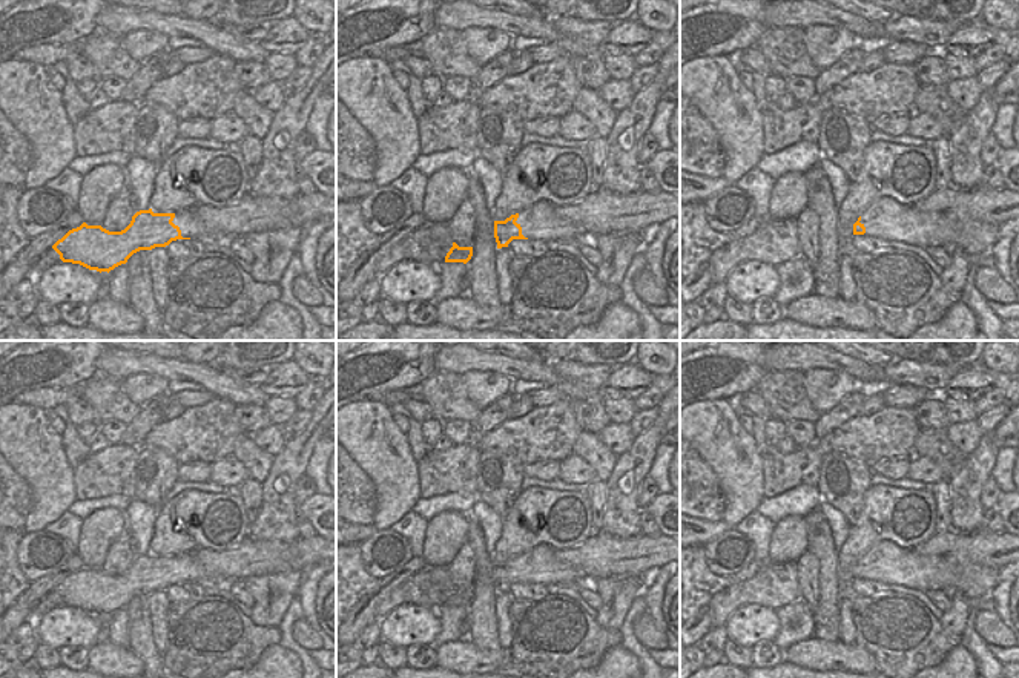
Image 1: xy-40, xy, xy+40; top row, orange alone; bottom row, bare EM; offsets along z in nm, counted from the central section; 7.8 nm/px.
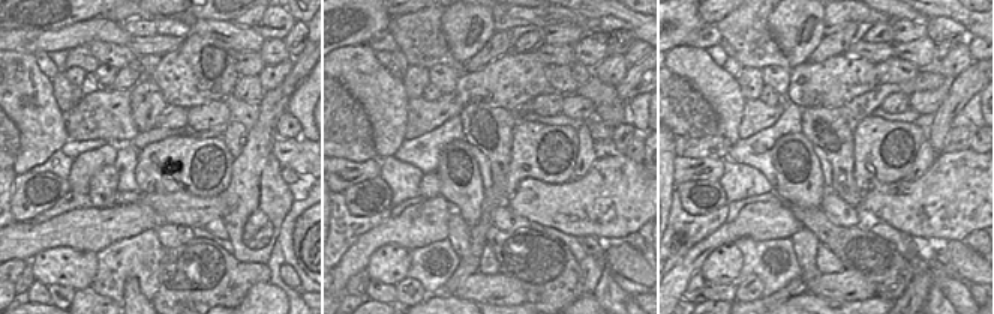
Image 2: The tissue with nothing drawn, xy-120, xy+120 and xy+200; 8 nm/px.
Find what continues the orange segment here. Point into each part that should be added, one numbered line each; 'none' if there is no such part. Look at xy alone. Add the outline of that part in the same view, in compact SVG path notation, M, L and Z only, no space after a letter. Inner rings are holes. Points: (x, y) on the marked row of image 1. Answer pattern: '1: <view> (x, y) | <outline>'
1: xy (539, 221) | M539 201L519 212L516 221L522 227L522 235L528 239L540 241L592 241L594 236L585 233L580 225L563 221L556 215L556 207L549 201Z

